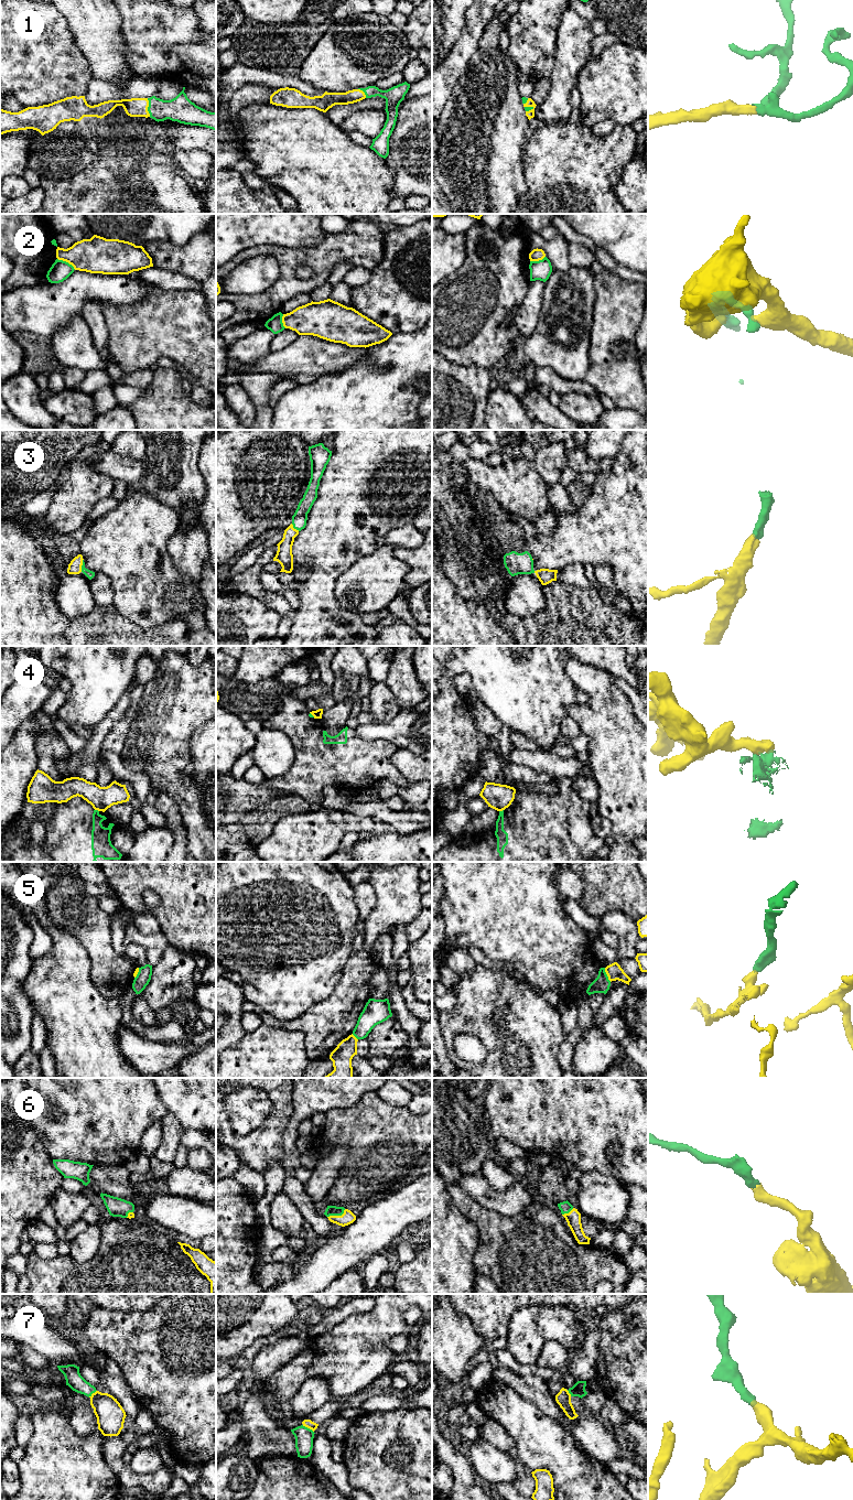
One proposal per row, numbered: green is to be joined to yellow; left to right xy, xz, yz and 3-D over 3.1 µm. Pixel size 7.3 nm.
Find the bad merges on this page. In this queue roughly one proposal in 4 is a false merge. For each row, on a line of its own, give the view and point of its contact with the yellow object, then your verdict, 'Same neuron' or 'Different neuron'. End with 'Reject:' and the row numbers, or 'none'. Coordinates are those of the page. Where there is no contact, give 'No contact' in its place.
1: Touches yellow at xy (148, 106). Same neuron
2: Touches yellow at xy (66, 261). Different neuron
3: Touches yellow at xy (82, 564). Same neuron
4: Touches yellow at xy (97, 809). Different neuron
5: Touches yellow at yz (607, 974). Different neuron
6: Touches yellow at xz (336, 1216). Same neuron
7: Touches yellow at xz (308, 1427). Same neuron
Reject: 2, 4, 5

